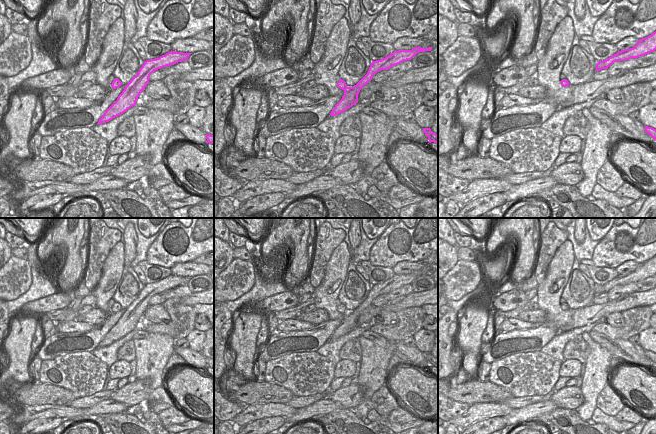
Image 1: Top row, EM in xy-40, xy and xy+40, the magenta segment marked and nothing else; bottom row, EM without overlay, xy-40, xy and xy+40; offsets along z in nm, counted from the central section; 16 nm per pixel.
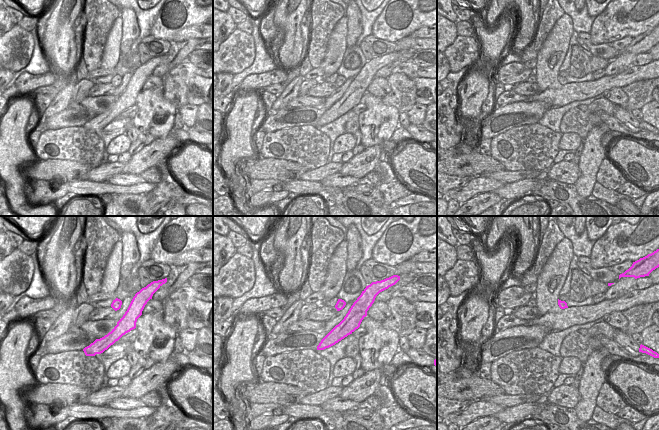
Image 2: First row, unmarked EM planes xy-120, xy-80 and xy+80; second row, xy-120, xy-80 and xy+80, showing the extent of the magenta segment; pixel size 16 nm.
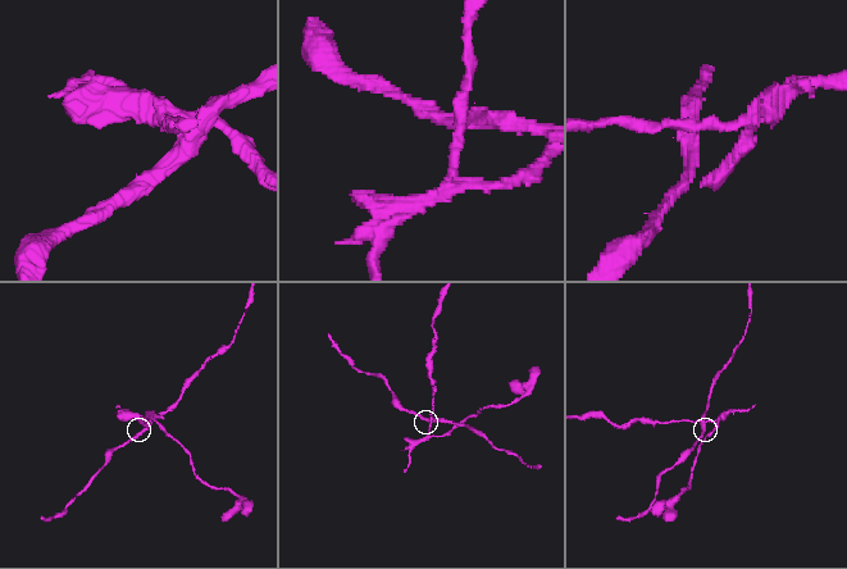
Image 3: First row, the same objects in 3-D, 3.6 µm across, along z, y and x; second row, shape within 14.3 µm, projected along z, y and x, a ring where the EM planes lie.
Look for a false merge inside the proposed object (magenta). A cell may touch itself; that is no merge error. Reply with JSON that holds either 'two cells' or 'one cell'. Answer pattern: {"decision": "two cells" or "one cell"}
{"decision": "two cells"}

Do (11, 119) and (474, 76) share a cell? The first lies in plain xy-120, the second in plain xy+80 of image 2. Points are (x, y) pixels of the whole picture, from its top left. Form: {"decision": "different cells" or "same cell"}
{"decision": "same cell"}

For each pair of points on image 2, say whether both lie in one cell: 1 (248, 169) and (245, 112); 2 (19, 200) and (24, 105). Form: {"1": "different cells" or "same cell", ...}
{"1": "different cells", "2": "same cell"}

